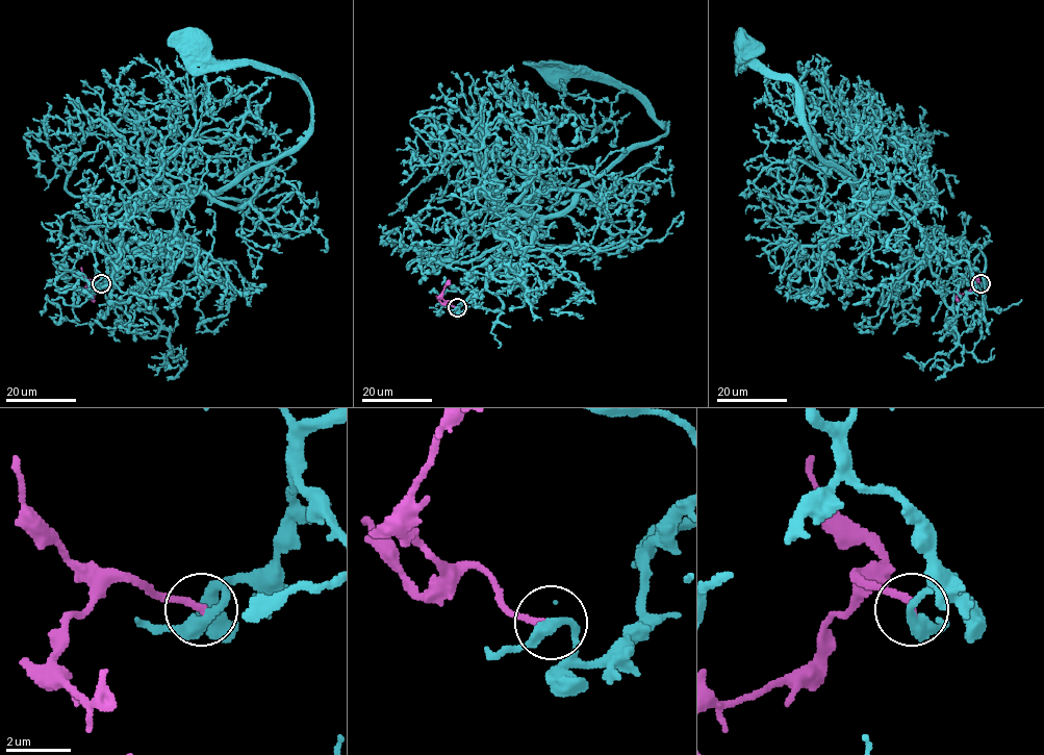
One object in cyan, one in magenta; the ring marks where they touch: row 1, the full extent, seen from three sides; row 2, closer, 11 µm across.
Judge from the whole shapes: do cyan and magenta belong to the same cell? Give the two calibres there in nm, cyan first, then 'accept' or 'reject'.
calibres 320 and 200 nm; accept

